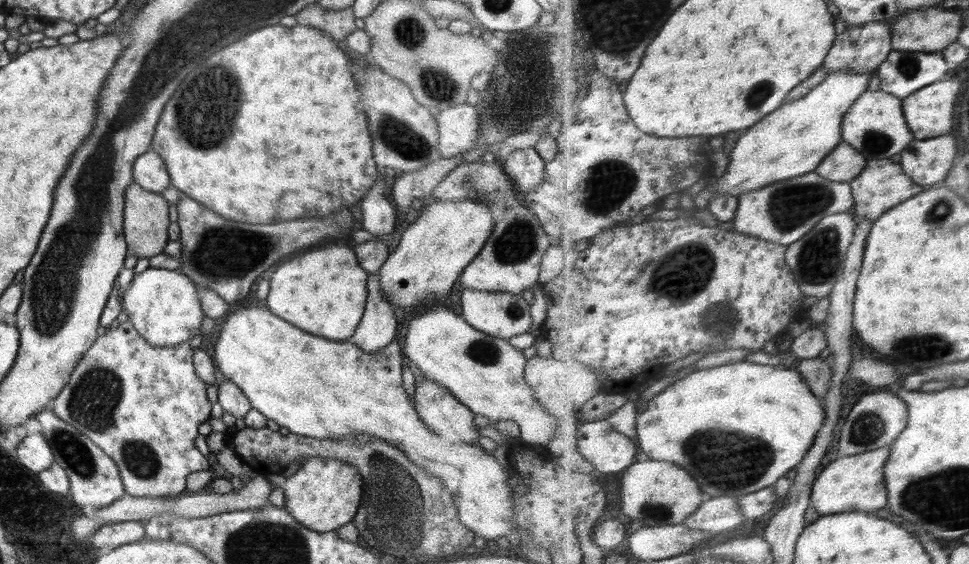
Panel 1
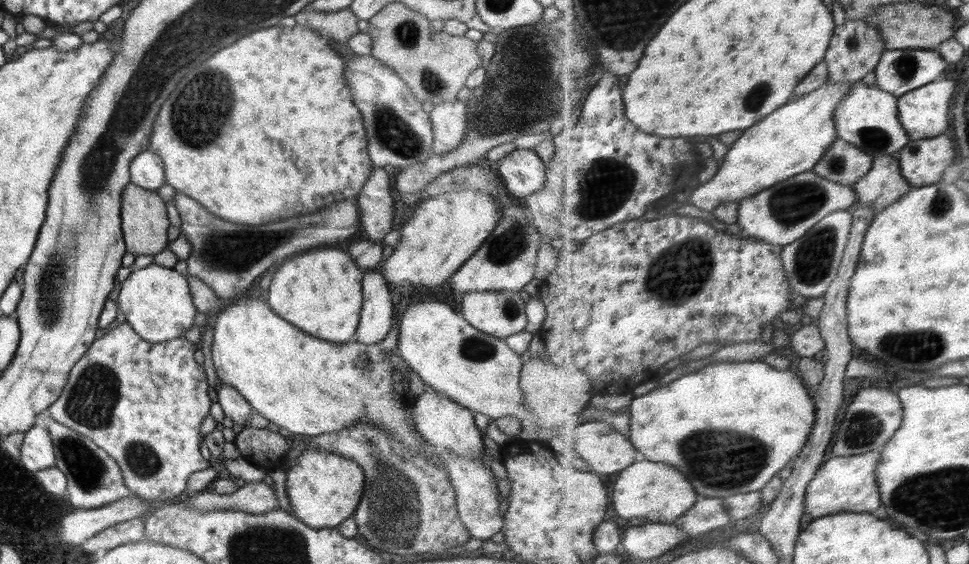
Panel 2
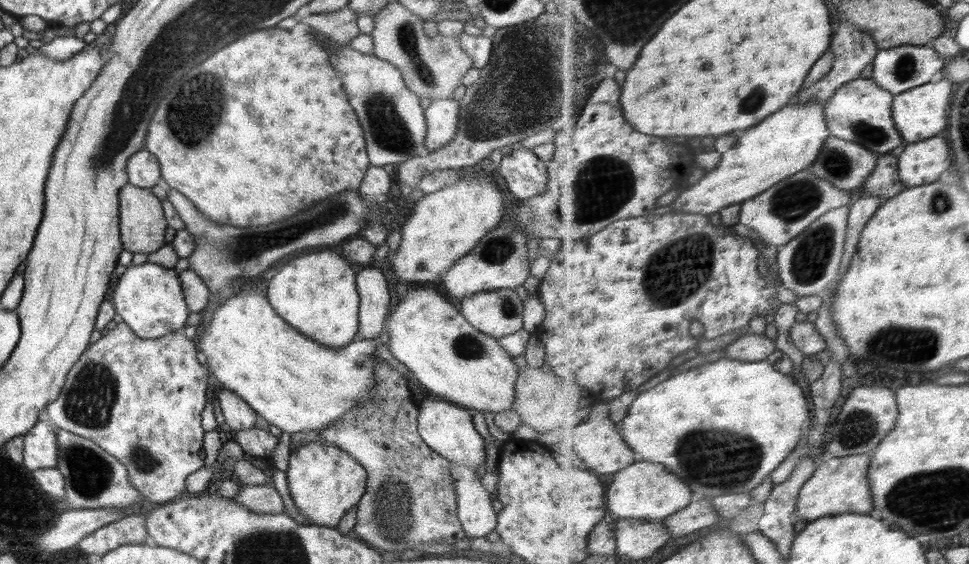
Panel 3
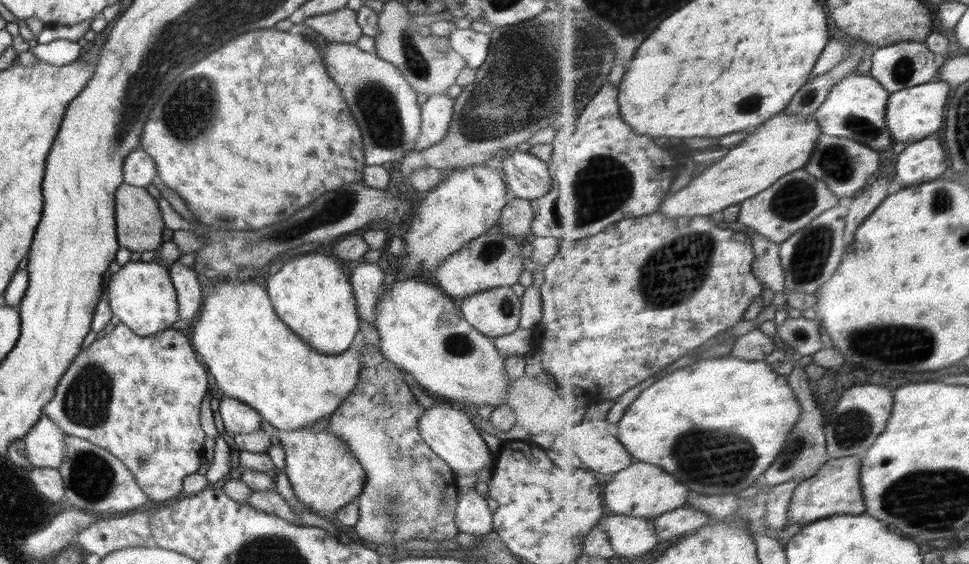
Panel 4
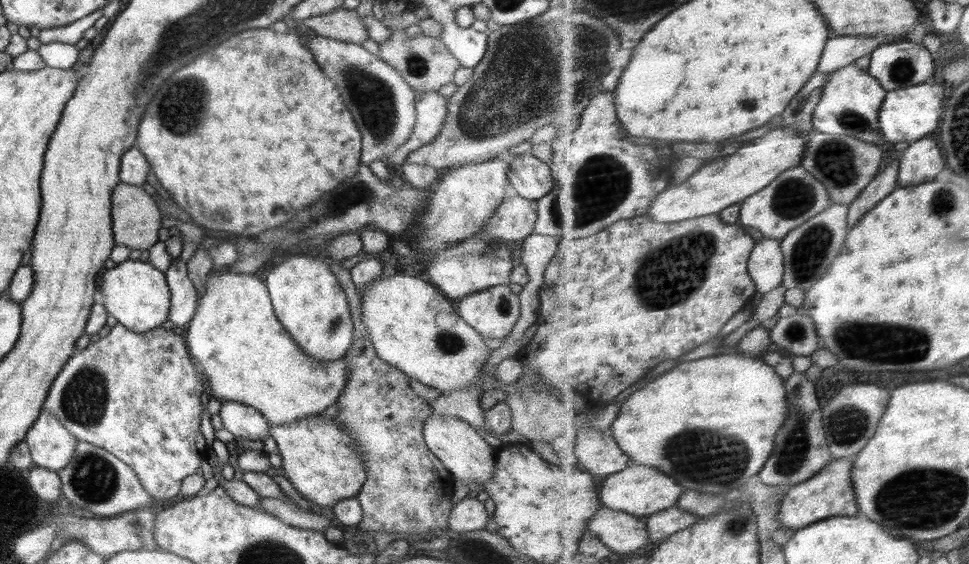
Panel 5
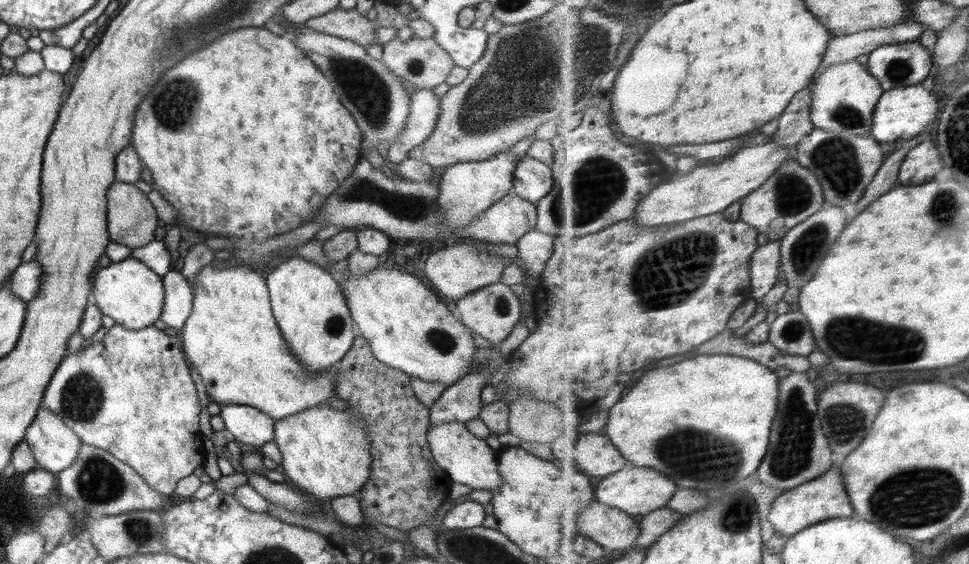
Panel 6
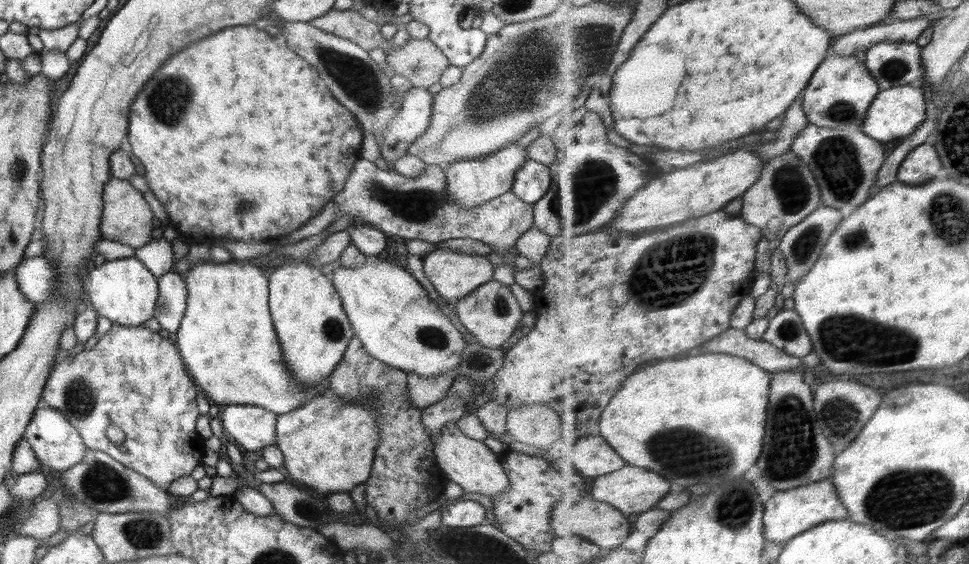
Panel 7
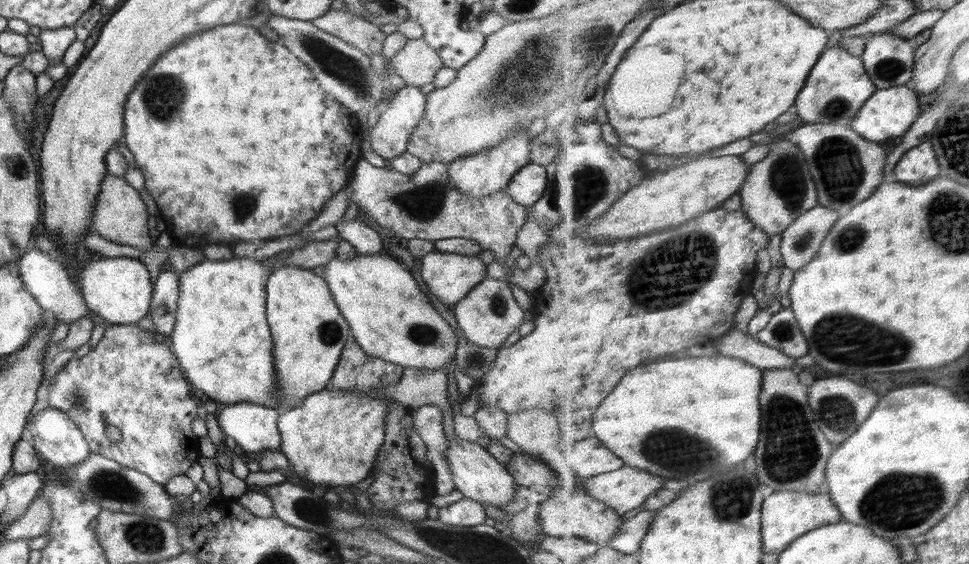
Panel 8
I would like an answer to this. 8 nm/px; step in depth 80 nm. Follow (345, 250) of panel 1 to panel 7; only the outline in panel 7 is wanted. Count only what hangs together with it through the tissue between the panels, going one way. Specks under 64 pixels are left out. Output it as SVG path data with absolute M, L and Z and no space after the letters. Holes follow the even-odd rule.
M294 260L279 266L267 278L269 284L269 309L274 330L280 341L280 350L292 376L303 386L313 387L327 383L336 365L342 361L349 340L355 335L348 315L344 312L340 295L337 294L333 280L327 278L319 266L304 260Z

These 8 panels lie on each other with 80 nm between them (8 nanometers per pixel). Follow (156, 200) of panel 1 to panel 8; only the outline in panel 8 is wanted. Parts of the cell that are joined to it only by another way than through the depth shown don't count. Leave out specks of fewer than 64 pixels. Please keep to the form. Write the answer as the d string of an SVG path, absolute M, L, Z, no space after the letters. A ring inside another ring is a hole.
M108 174L100 183L94 213L90 217L90 228L106 240L147 251L154 246L154 241L148 233L148 216L147 208L140 197L139 183L135 178Z

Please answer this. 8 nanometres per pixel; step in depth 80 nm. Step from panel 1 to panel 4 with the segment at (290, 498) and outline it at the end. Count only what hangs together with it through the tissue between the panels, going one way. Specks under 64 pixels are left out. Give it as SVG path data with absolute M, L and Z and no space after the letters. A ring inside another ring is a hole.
M262 419L260 429L277 434L286 454L284 474L289 478L296 498L318 516L329 520L363 491L367 476L362 465L347 449L345 442L327 430L313 433L310 426L300 430L278 430Z

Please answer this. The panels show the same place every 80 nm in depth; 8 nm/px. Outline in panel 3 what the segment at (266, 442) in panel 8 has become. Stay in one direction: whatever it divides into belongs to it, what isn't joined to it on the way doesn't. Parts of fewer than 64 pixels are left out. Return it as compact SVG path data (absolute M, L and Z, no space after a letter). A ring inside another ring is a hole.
M223 388L218 393L218 404L232 432L256 427L256 411L231 390Z

